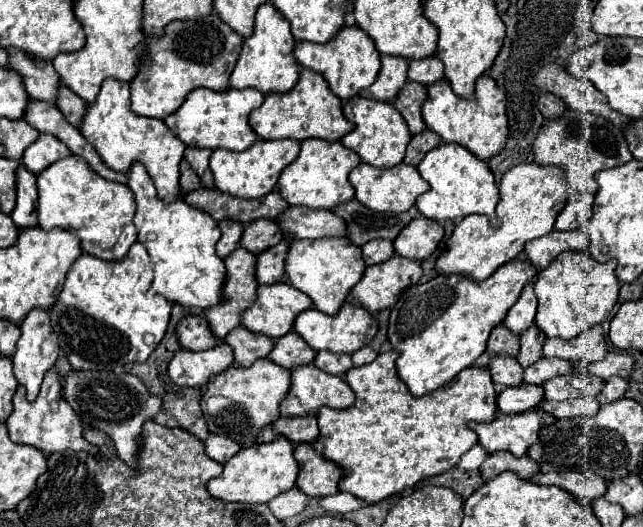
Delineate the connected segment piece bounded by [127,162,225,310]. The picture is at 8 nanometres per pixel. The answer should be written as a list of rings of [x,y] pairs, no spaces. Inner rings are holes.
[[[135,162],[127,170],[127,186],[135,194],[137,212],[135,226],[139,242],[147,248],[153,262],[153,288],[157,294],[165,296],[169,302],[177,302],[187,308],[205,310],[221,302],[221,288],[225,282],[225,264],[215,254],[215,244],[219,240],[217,222],[203,210],[187,204],[183,198],[173,202],[163,202],[149,178],[145,166]]]

